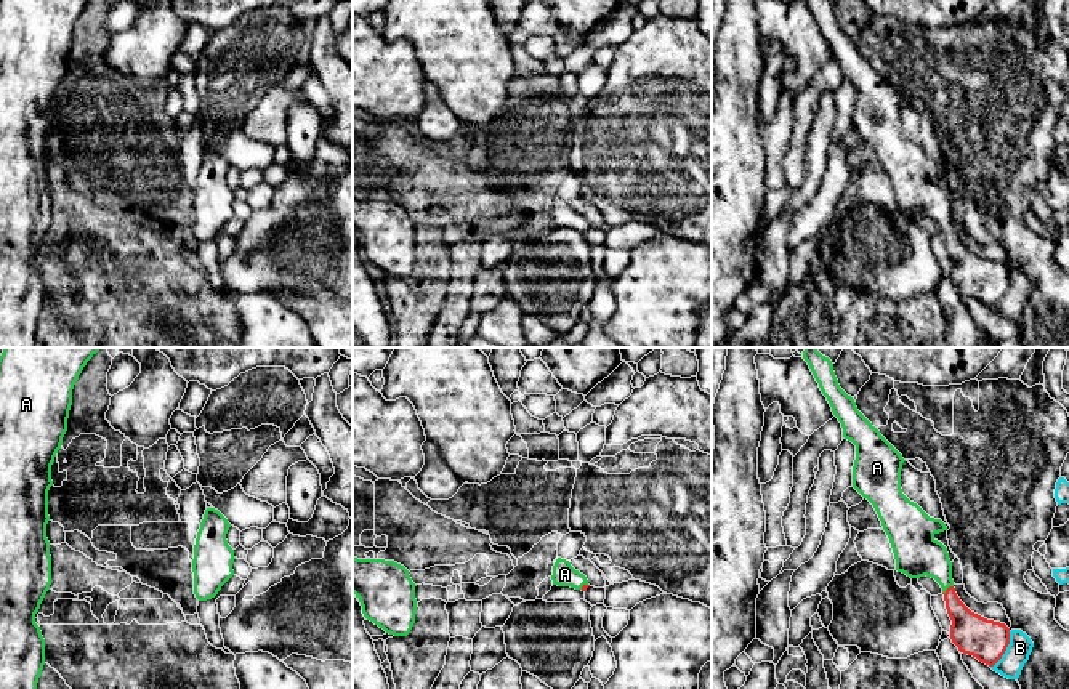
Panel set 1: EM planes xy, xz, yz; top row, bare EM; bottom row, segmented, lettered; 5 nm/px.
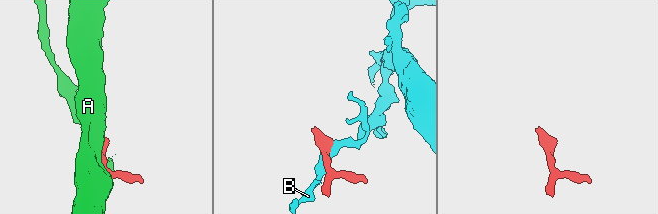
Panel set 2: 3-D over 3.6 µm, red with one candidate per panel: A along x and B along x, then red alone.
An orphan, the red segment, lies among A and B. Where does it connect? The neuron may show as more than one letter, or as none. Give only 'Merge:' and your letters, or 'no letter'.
Merge: A

